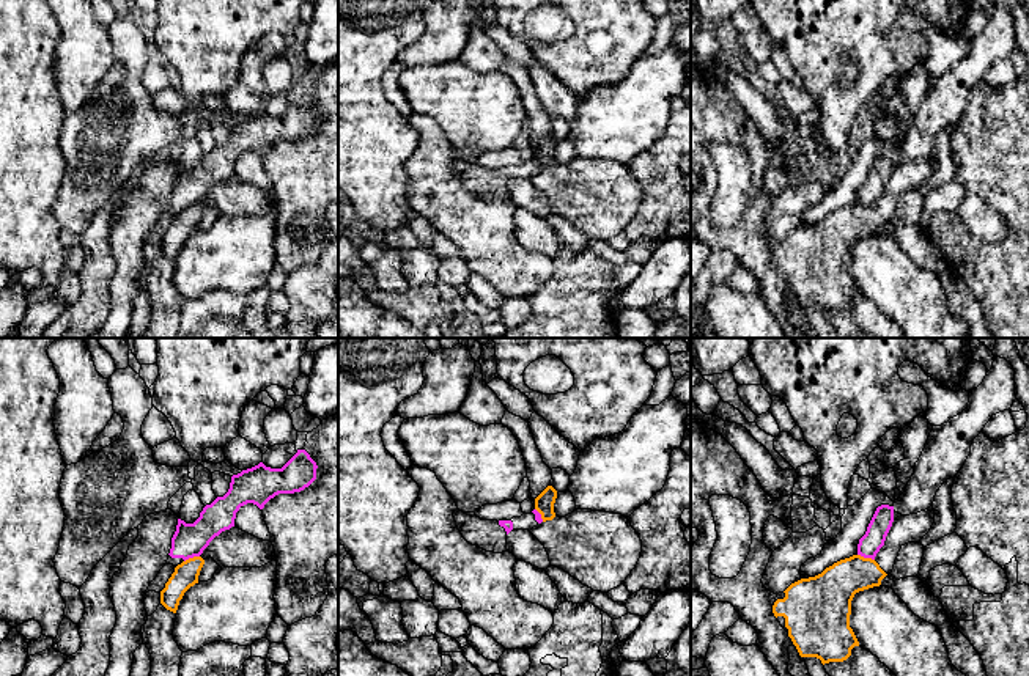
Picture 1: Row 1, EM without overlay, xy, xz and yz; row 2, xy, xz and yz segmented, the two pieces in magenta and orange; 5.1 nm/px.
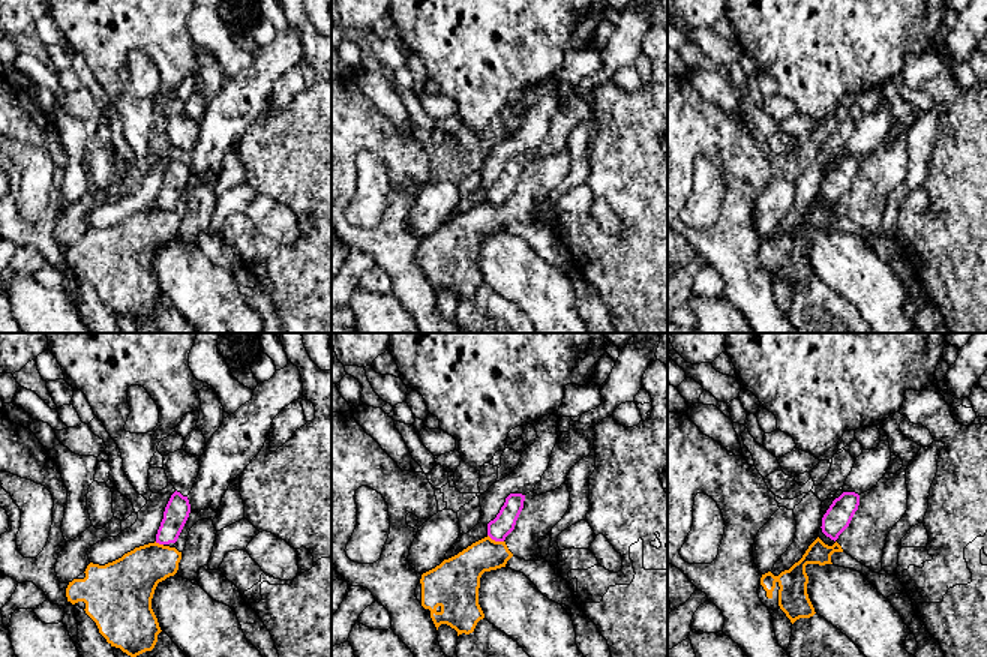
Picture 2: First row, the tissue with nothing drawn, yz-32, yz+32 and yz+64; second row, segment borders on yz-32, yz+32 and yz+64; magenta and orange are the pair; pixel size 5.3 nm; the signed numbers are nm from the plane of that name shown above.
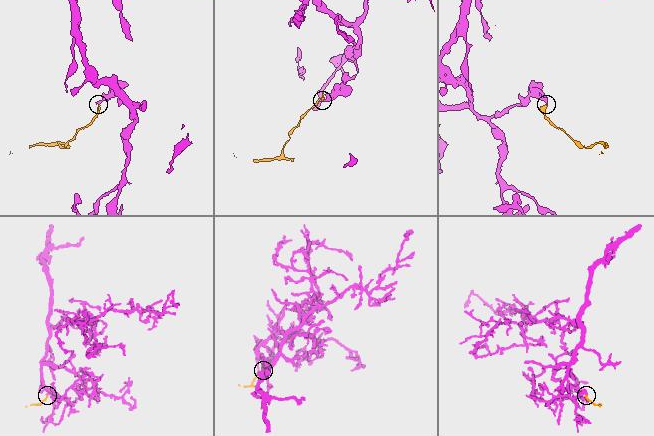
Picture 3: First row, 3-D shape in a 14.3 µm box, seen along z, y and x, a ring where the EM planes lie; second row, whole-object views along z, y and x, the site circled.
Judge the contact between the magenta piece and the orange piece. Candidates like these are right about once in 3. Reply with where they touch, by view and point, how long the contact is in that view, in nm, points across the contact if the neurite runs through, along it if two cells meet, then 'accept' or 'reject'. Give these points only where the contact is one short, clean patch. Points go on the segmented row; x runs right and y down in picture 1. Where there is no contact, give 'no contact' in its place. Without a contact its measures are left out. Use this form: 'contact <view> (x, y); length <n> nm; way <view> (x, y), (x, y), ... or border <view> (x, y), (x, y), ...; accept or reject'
contact yz (866, 557); length 90 nm; border yz (858, 554), (874, 560); reject

